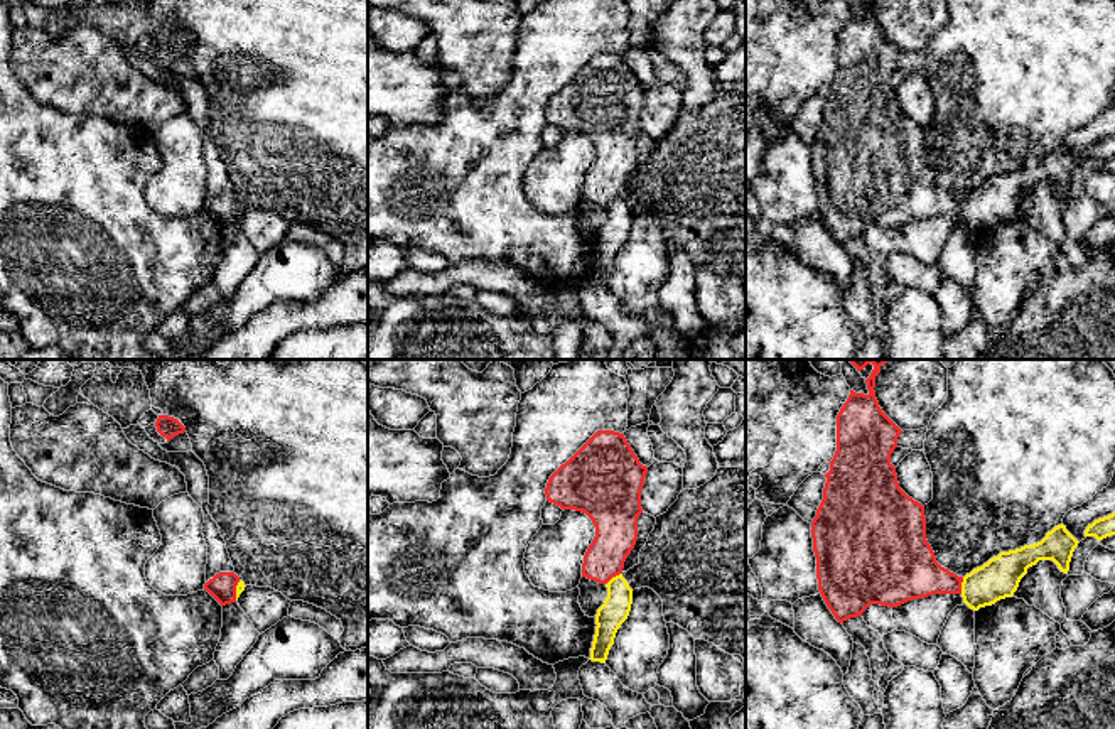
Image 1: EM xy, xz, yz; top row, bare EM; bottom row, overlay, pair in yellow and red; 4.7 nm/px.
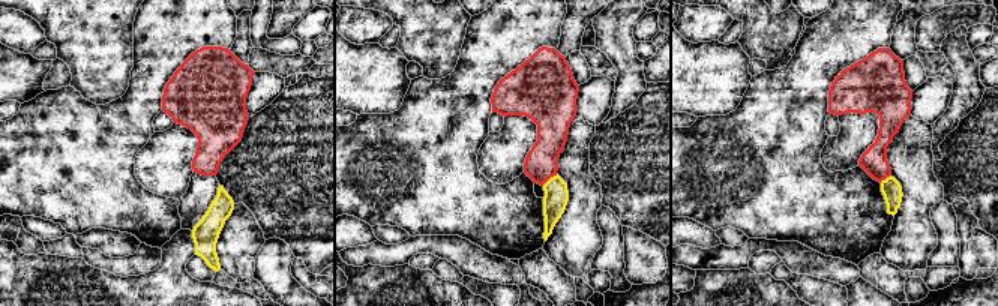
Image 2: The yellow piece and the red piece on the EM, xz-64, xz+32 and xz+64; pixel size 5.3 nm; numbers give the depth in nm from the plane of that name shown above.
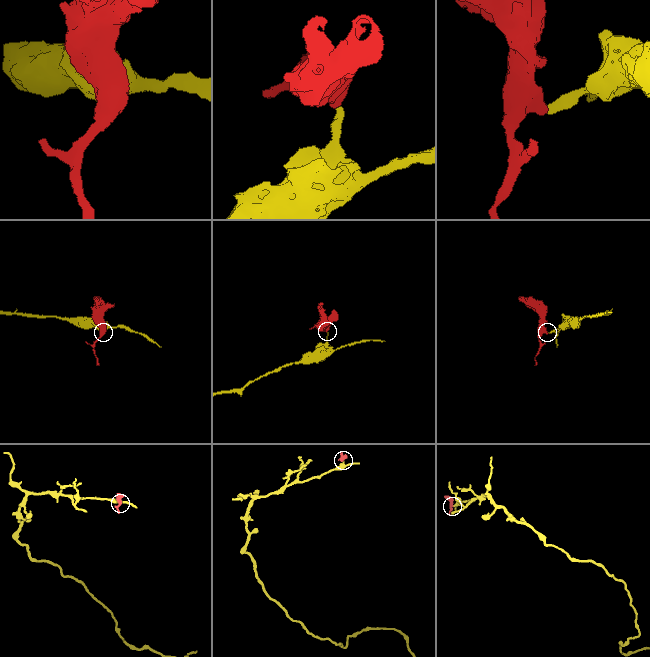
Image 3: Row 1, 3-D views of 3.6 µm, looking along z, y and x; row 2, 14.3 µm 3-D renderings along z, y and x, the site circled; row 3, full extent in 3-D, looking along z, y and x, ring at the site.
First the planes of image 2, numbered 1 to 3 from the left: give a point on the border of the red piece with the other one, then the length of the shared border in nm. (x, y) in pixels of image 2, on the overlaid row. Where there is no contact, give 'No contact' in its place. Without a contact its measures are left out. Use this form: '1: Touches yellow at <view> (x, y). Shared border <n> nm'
1: No contact
2: Touches yellow at xz+32 (551, 177). Shared border 110 nm
3: Touches yellow at xz+64 (886, 179). Shared border 80 nm

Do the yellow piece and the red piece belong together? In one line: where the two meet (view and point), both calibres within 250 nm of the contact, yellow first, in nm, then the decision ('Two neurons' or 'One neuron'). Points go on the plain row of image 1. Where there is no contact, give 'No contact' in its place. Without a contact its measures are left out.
Touches yellow at xz (613, 199). Thickness 140 nm (yellow) against 200 nm. Two neurons

